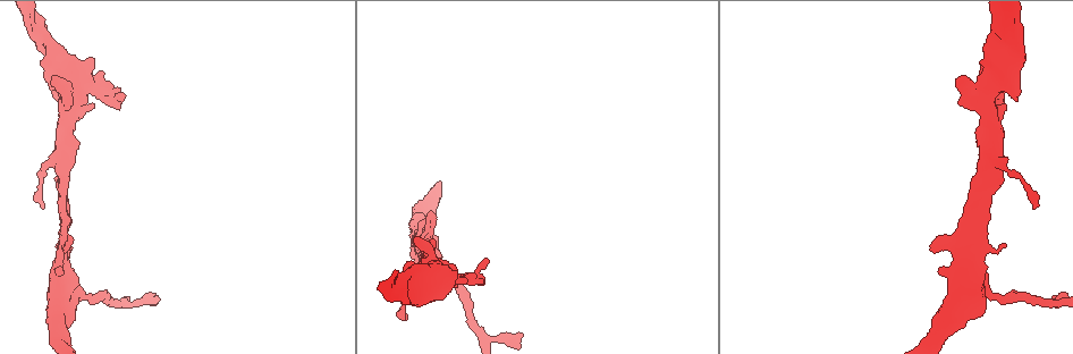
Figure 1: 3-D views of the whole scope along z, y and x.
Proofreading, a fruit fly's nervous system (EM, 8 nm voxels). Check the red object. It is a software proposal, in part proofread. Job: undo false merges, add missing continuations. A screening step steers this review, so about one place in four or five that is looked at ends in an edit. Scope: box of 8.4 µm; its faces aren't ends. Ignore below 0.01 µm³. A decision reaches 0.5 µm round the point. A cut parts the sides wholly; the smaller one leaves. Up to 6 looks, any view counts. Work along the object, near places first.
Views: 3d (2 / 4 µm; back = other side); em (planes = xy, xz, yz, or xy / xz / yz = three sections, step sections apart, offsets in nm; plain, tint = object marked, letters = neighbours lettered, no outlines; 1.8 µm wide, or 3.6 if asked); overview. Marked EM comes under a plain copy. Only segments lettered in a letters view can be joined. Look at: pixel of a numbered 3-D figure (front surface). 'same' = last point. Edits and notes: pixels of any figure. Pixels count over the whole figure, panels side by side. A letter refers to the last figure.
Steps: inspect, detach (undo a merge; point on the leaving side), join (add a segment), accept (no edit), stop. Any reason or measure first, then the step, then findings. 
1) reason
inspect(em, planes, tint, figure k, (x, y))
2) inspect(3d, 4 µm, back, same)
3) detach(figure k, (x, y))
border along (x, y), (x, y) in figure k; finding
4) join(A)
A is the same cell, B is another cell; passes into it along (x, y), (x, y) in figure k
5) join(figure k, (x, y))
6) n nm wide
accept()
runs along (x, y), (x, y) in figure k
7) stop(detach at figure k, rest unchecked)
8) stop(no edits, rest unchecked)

thick turns thin
inspect(em, 3.6 µm, planes, tint, figure 1, (68, 86))

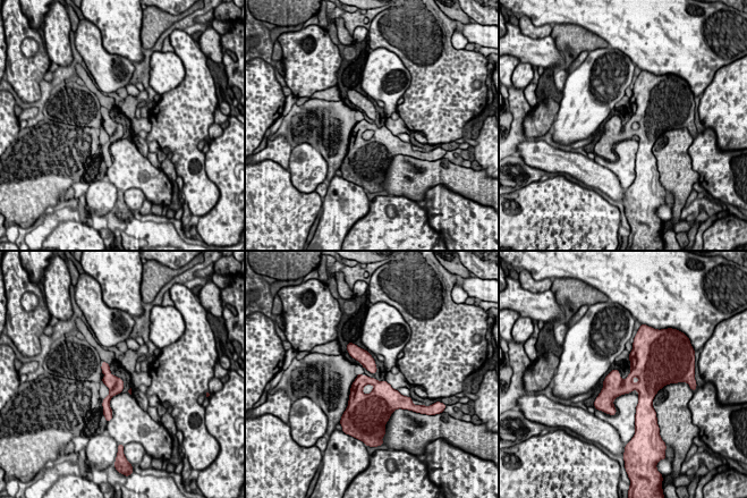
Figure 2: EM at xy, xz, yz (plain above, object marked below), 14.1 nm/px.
inspect(em, 3.6 µm, planes, letters, same)

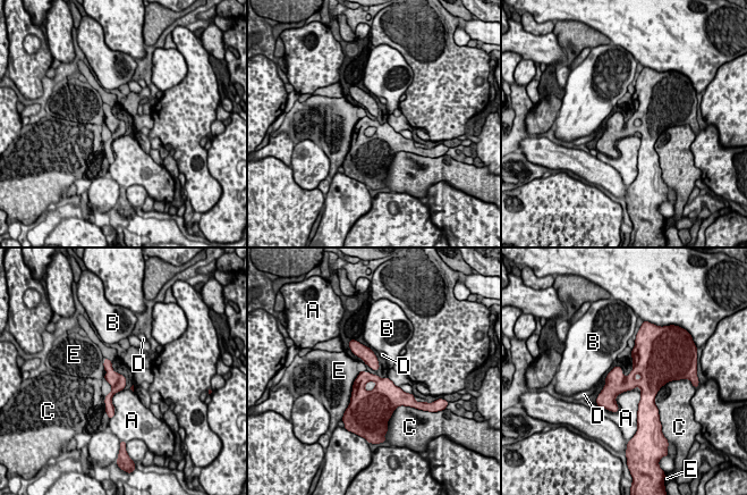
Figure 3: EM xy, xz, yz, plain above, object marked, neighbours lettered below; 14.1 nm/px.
220 nm wide
accept()
A, B, C, D and E are other cells; runs along (107, 362), (115, 379), (108, 404) in figure 3; all the same neuron

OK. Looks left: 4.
an open end
inspect(3d, 2 µm, figure 1, (521, 332))

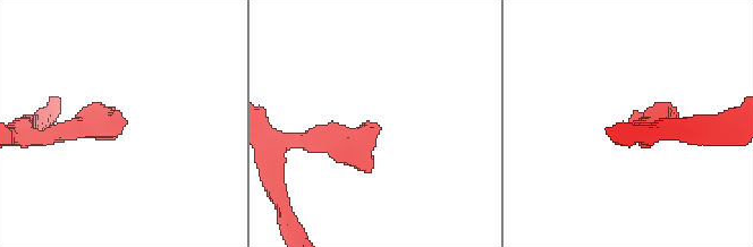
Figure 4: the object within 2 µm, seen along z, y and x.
now the EM
inspect(em, planes, letters, figure 4, (120, 118))

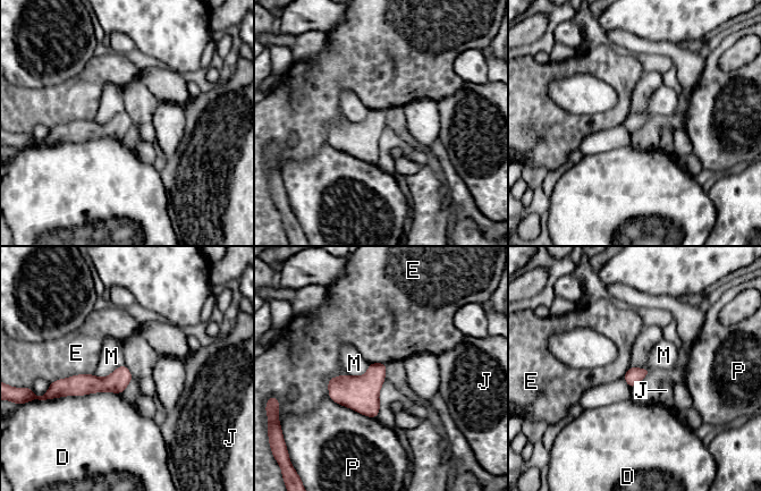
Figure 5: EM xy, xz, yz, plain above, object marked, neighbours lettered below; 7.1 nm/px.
accept()
D, E, J, M and P are other cells; border along (93, 373), (77, 373), (50, 382) in figure 5; no lettered segment goes on from it

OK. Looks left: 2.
four or more arms meet
inspect(em, xz, step 8, letters, figure 1, (64, 281))

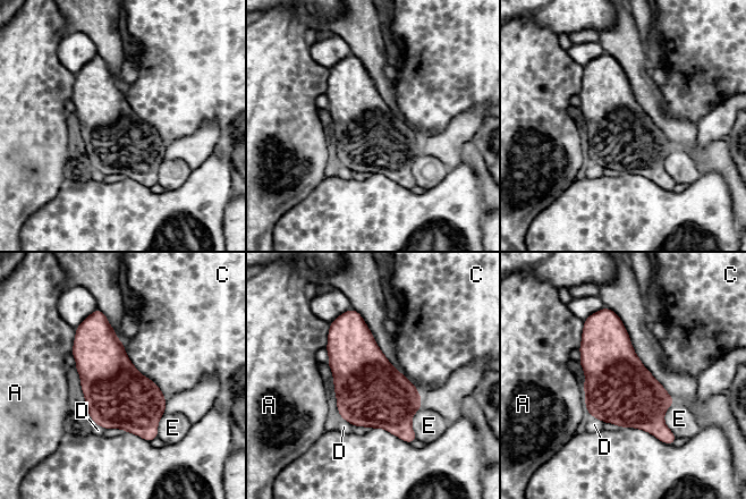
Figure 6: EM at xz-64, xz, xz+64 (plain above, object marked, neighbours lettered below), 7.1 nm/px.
460 nm wide
accept()
A, C, D and E are other cells; border along (123, 345), (166, 399) in figure 6; continuous, no second neuron

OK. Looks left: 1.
stop(no edits, rest unchecked)

